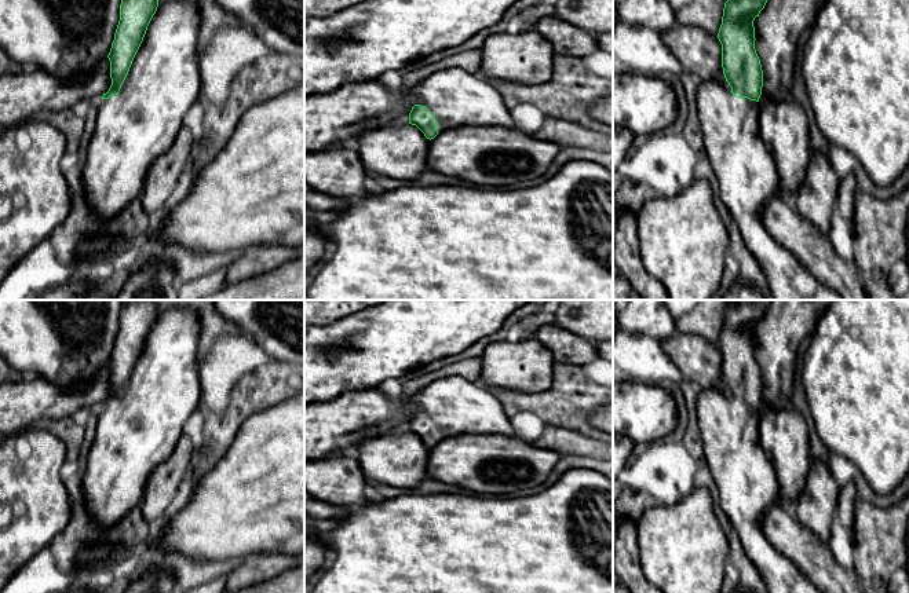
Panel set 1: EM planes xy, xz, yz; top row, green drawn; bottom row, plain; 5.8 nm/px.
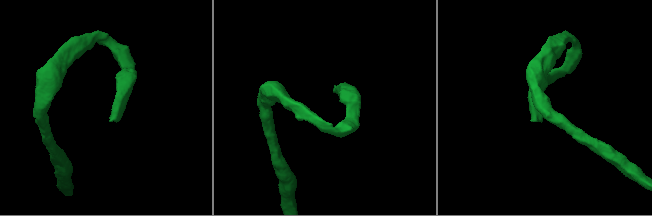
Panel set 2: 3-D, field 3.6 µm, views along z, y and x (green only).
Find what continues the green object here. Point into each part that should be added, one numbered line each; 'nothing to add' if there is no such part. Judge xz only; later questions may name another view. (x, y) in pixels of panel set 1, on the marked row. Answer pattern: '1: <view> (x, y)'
1: xz (456, 98)

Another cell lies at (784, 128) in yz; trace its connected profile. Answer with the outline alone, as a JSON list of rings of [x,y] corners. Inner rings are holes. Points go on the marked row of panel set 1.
[[[760,95],[758,124],[778,173],[778,195],[793,204],[811,151],[807,116],[792,98],[771,100]]]

